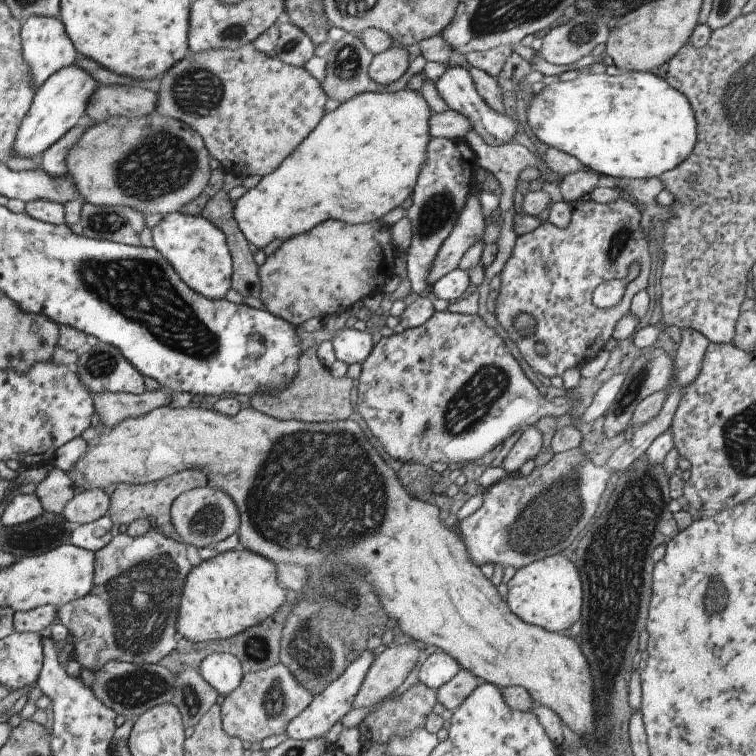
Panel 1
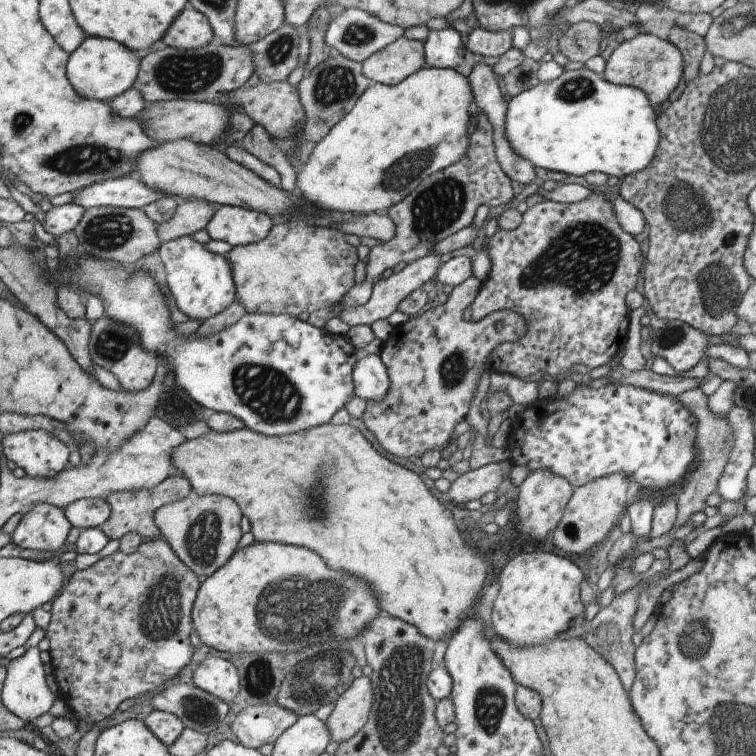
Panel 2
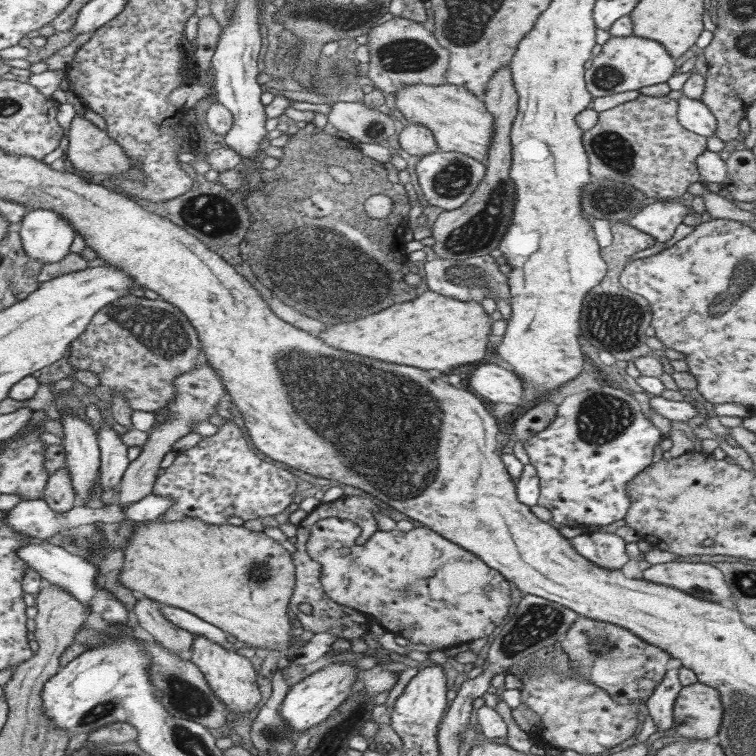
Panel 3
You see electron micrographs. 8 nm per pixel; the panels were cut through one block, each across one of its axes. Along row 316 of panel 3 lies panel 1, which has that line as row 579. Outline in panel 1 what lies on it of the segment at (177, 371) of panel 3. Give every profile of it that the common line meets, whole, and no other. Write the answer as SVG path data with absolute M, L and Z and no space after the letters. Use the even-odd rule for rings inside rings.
M154 527L137 538L129 538L126 533L119 534L95 554L92 590L86 596L58 607L57 616L69 631L73 646L72 657L82 668L93 672L111 661L125 661L136 665L157 664L178 644L175 623L178 620L178 604L184 580L193 568L187 558L187 545L164 536Z

